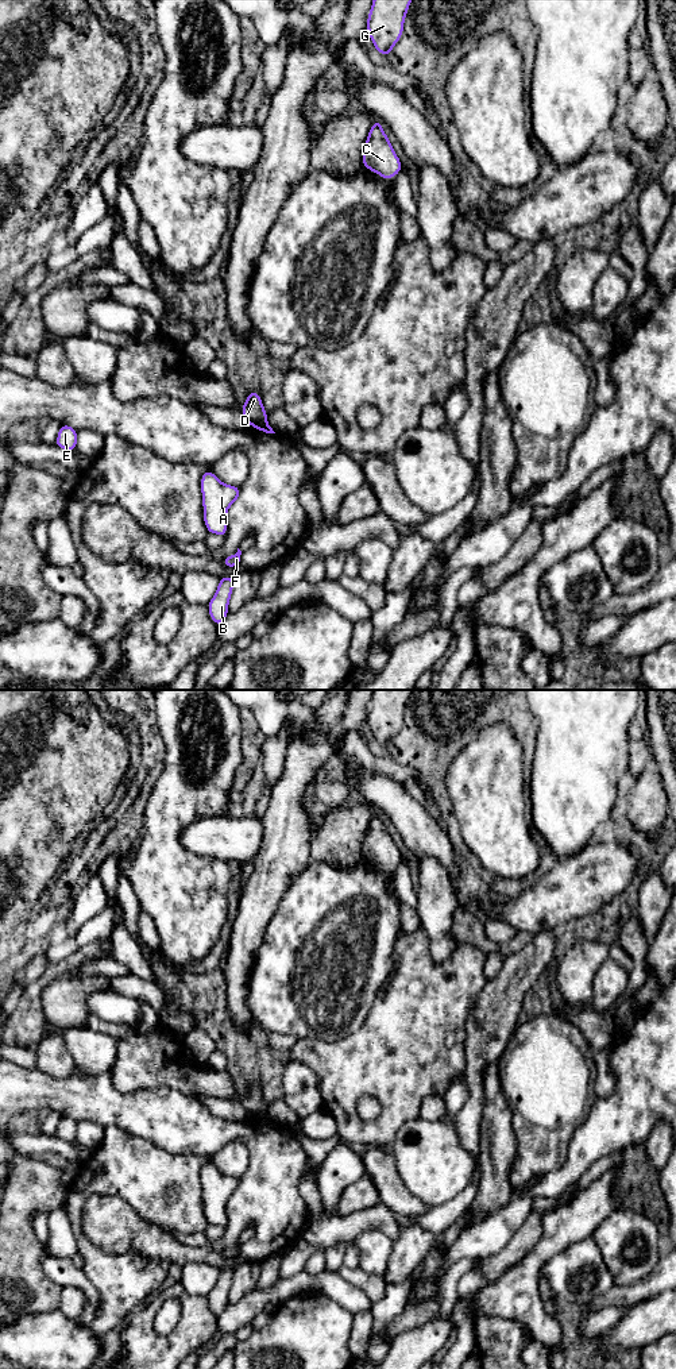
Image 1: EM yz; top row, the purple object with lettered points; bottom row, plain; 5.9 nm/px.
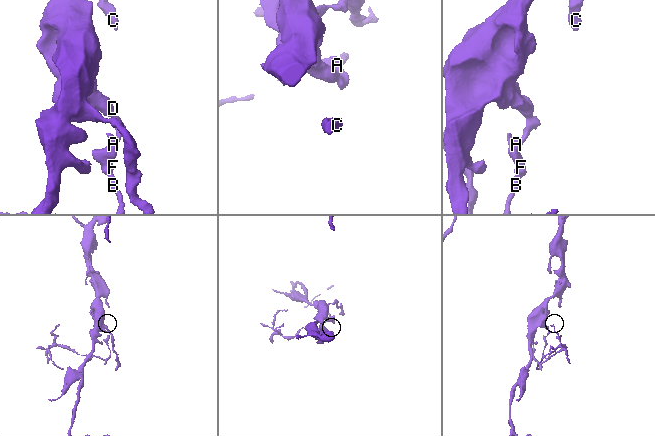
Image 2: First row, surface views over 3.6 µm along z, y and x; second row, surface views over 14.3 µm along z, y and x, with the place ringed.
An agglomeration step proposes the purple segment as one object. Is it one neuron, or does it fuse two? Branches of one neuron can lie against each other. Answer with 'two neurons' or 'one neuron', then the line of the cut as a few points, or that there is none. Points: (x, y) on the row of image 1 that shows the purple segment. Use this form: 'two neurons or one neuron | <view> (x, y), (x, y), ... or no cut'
two neurons | yz (266, 420), (255, 427)

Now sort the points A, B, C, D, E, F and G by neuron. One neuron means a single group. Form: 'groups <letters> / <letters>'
groups A B F / C D E G

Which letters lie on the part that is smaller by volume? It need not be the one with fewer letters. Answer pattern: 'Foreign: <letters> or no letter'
Foreign: A, B, F

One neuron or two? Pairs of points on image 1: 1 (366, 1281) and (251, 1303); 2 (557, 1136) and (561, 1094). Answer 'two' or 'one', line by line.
1: two
2: one

